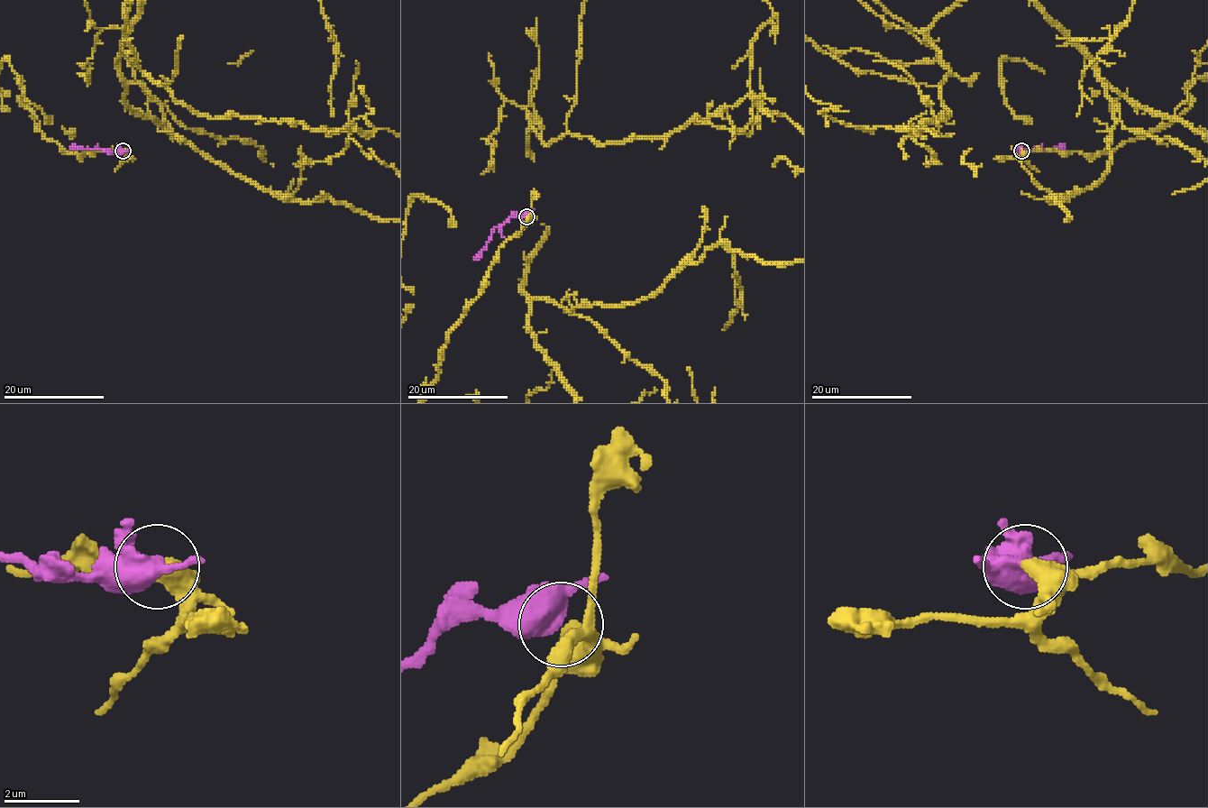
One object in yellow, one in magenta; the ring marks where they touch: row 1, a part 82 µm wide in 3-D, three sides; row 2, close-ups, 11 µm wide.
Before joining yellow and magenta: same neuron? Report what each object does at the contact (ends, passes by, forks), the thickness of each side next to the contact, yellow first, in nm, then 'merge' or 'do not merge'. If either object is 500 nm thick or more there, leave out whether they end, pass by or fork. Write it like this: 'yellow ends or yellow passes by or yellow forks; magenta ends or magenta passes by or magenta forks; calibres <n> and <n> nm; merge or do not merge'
calibres 550 and 500 nm; do not merge

